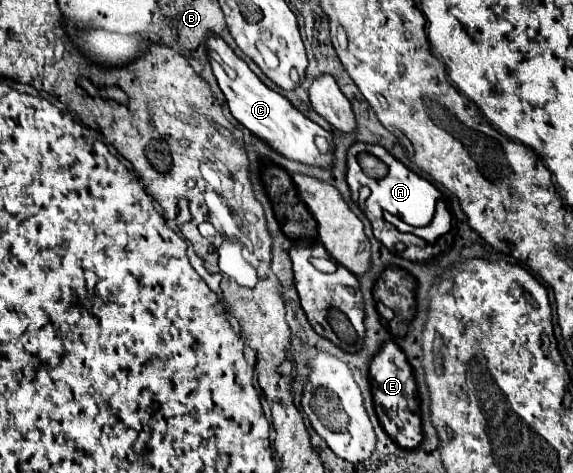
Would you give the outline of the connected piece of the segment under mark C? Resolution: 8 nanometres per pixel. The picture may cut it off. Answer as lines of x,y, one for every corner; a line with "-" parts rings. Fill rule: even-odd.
210,34
206,38
206,44
212,52
208,52
210,64
212,64
212,72
220,84
220,90
224,92
226,100
228,100
228,108
232,112
232,116
246,126
252,134
256,134
258,138
262,138
264,142
268,142
274,150
278,150
280,154
284,154
290,160
298,160
304,164
316,164
316,166
328,166
330,156
322,154
318,150
318,146
314,144
316,136
324,136
324,138
332,138
332,134
328,134
324,128
320,128
318,124
314,124
310,118
306,118
304,114
300,114
288,98
284,98
282,94
278,94
276,90
268,88
252,70
250,66
238,58
234,54
234,50
222,42
220,36

